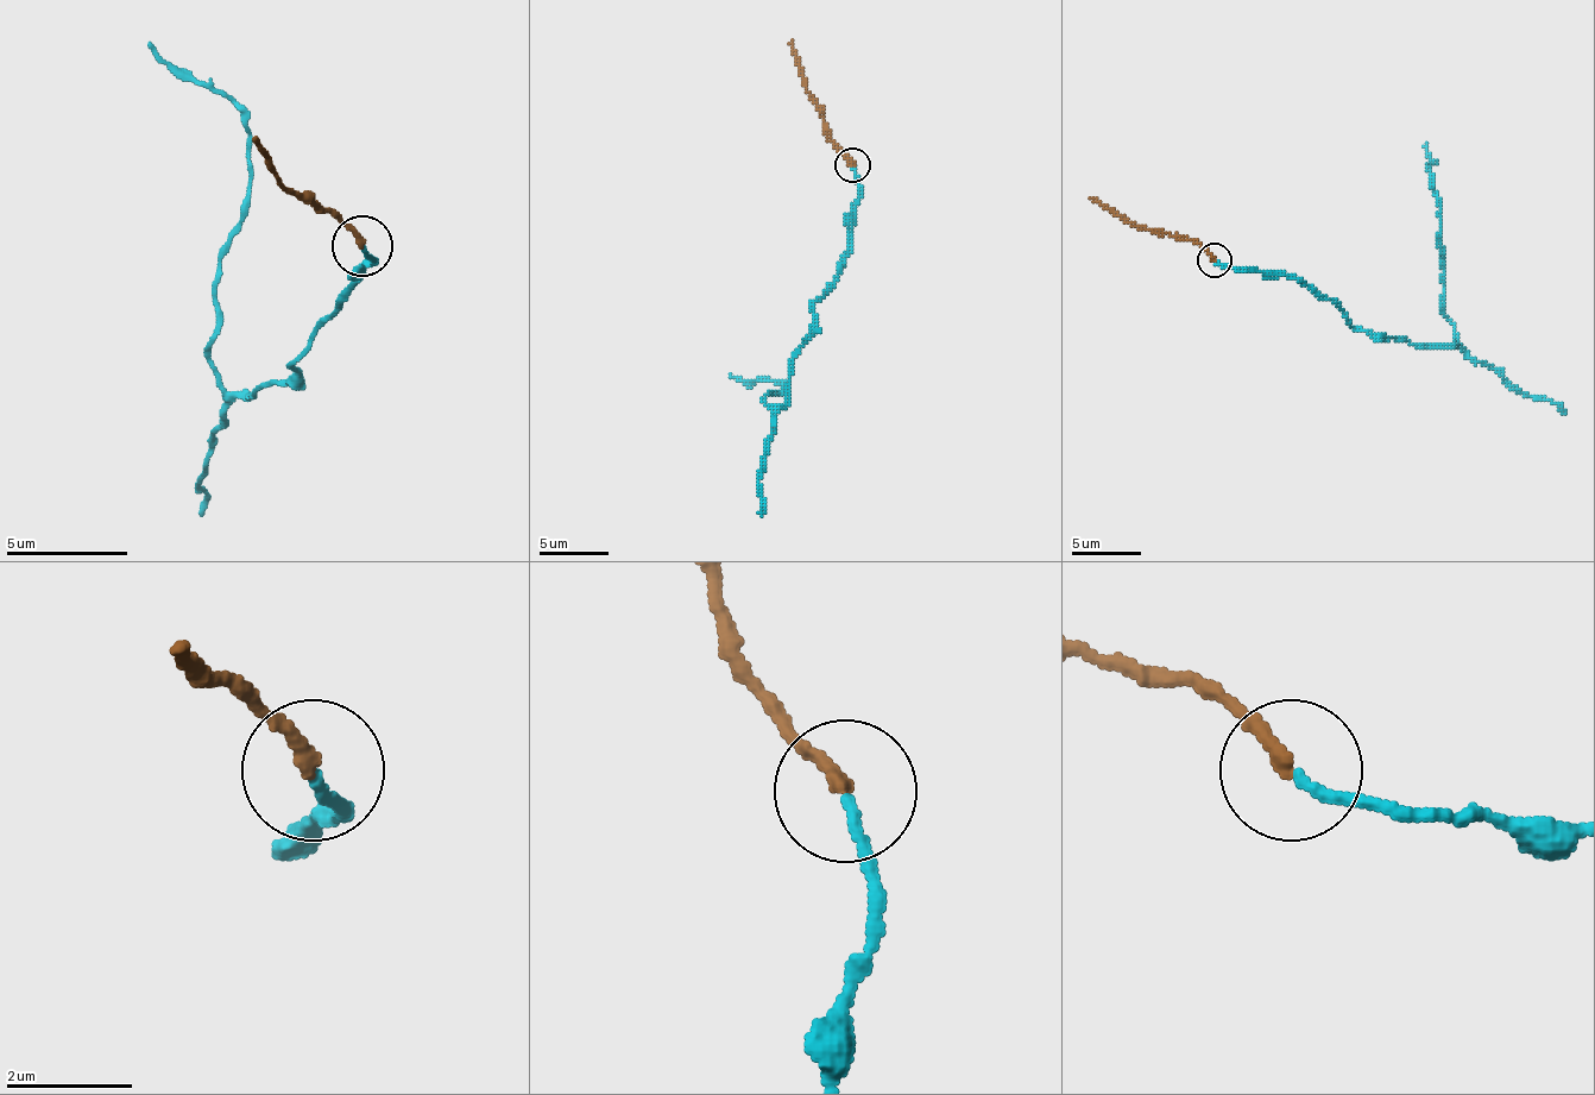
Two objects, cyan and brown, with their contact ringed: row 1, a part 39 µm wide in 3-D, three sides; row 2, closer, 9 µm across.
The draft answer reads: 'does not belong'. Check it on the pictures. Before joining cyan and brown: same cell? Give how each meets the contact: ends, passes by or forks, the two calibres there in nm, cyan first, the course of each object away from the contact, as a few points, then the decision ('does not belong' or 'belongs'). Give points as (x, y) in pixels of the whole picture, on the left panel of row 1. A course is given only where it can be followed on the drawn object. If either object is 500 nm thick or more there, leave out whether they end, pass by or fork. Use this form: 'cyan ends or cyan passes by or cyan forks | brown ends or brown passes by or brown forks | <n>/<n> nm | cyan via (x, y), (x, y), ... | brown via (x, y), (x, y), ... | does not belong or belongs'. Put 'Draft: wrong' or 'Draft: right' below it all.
cyan ends | brown ends | 170/240 nm | cyan via (361, 247), (373, 259), (288, 375), (257, 394), (221, 388), (208, 345), (251, 137), (221, 94), (147, 39) | brown via (361, 247), (331, 211), (282, 186), (257, 137) | belongs
Draft: wrong

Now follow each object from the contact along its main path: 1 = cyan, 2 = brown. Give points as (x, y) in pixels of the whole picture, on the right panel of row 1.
1: (1215, 260), (1302, 278), (1357, 331), (1408, 344), (1454, 344), (1448, 316), (1441, 199), (1430, 174), (1426, 143)
2: (1215, 260), (1190, 240), (1139, 226), (1090, 199)

